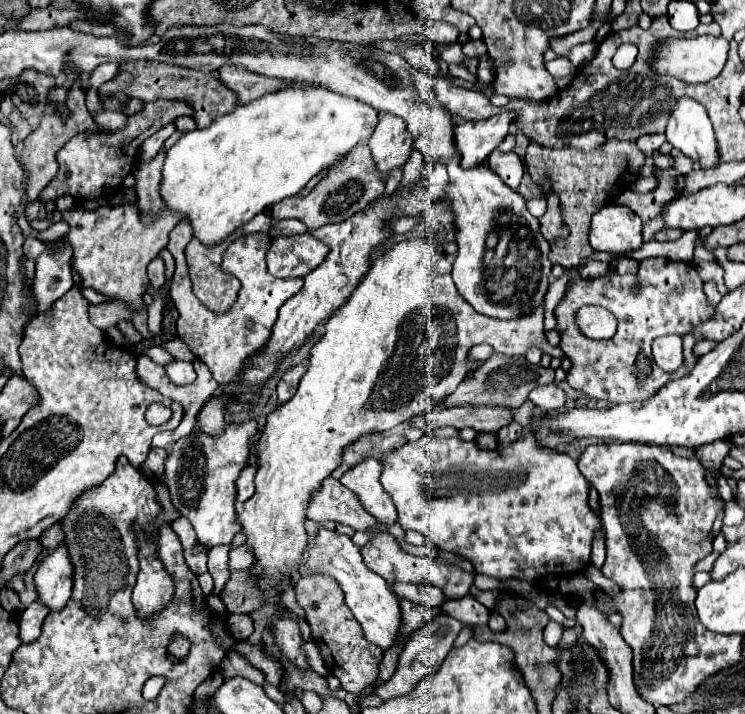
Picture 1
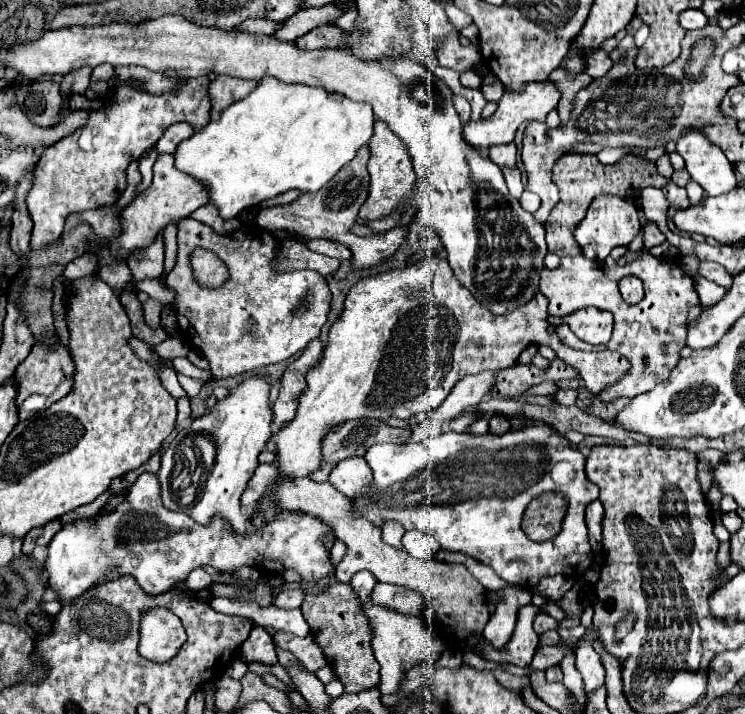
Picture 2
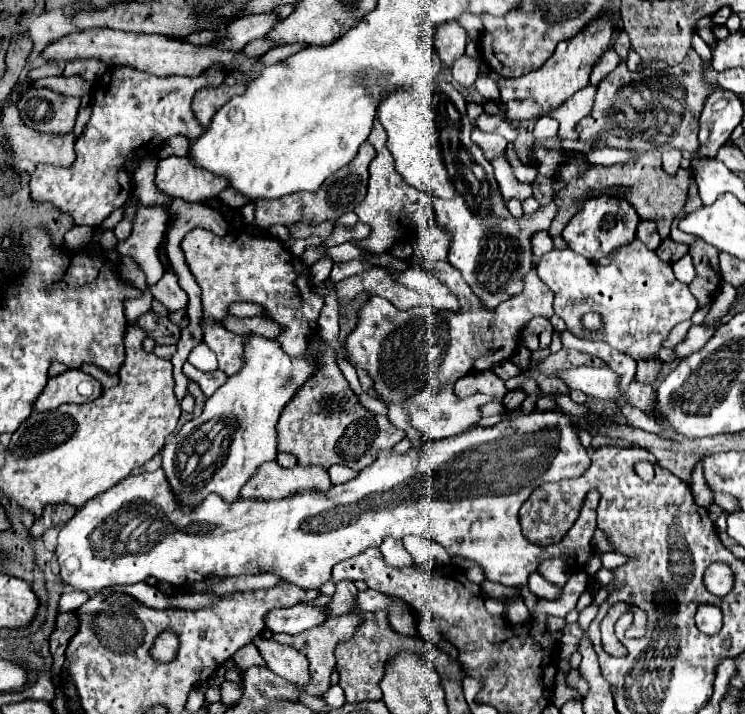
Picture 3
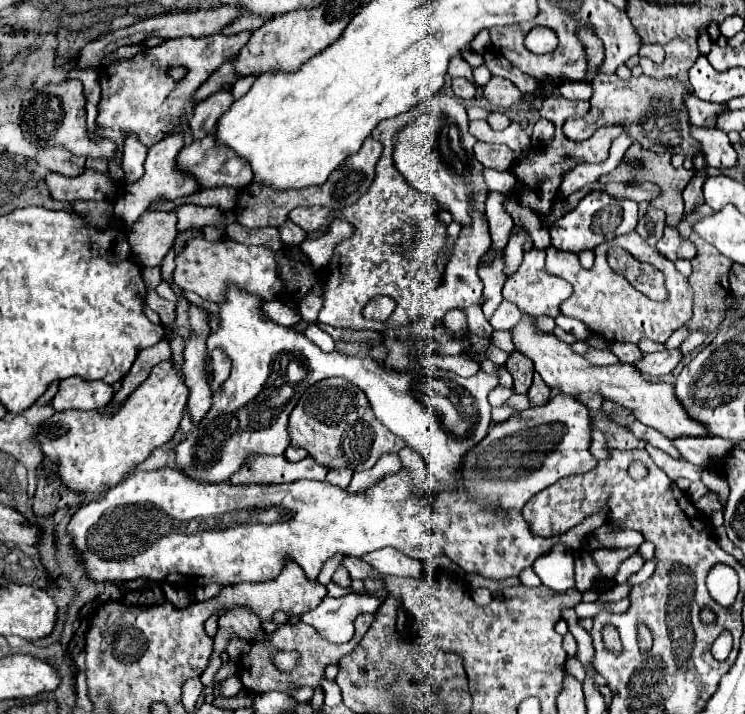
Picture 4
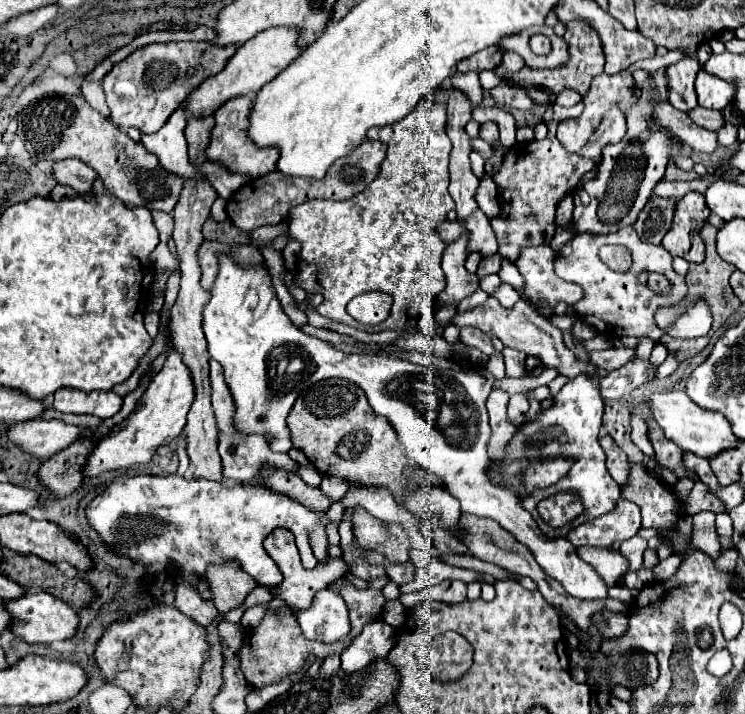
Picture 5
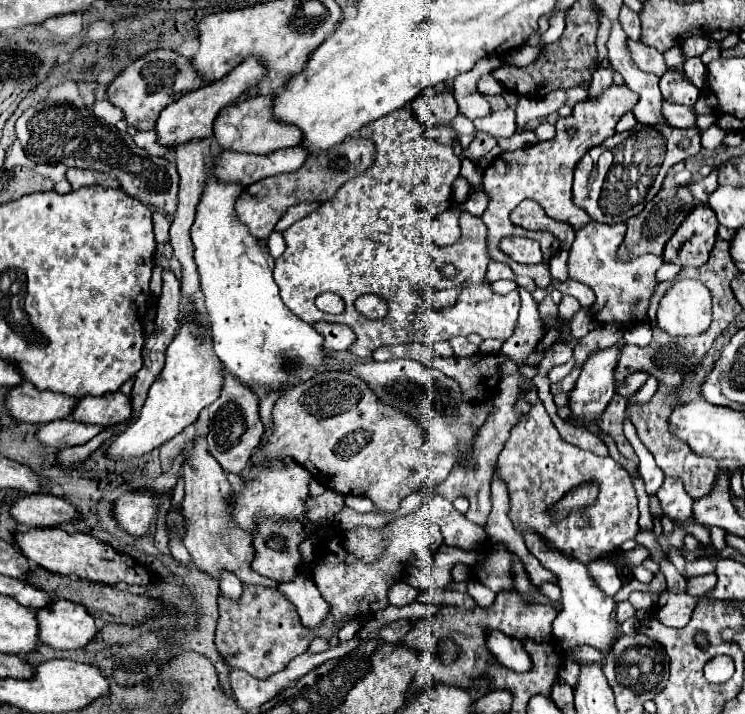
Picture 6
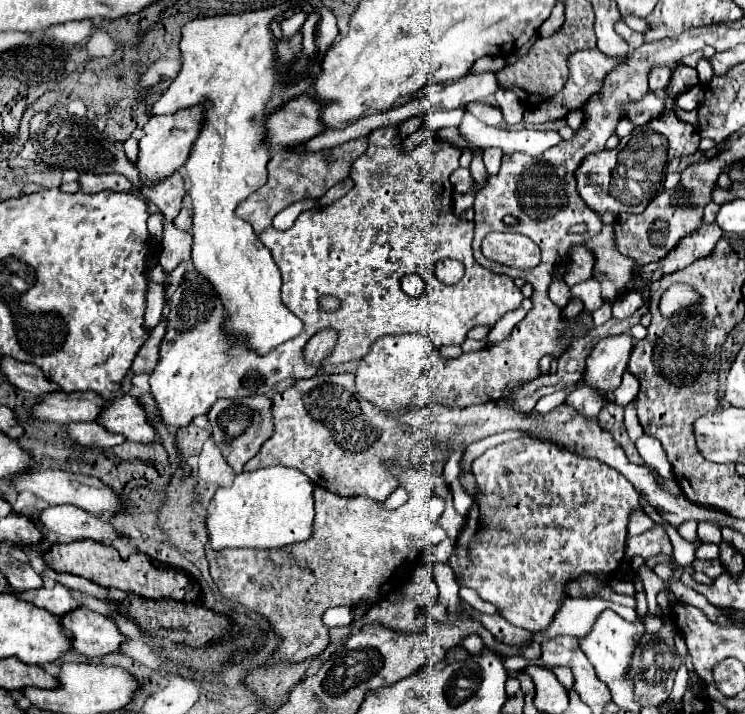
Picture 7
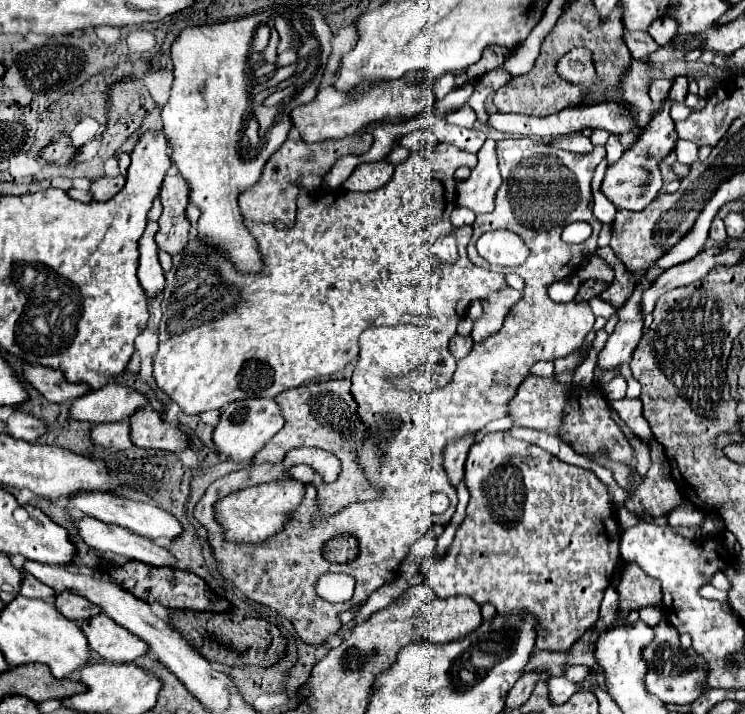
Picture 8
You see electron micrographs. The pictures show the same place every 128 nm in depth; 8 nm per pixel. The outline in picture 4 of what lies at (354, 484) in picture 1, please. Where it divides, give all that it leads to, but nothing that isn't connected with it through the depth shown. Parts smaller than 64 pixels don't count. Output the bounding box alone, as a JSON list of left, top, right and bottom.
[326,470,422,578]

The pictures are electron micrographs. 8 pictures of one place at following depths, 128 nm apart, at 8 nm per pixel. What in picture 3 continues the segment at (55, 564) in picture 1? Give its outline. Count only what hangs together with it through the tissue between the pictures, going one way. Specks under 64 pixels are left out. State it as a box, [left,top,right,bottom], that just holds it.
[56,410,598,662]

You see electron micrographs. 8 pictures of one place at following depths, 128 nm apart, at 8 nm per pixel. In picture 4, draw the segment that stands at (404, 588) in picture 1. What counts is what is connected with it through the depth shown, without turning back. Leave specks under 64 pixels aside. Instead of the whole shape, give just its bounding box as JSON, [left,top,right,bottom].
[302,594,382,644]

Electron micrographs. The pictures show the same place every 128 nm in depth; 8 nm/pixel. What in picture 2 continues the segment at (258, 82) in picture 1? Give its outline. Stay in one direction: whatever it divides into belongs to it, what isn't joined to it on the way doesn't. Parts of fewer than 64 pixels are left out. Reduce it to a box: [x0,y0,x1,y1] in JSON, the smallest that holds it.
[208,76,258,114]

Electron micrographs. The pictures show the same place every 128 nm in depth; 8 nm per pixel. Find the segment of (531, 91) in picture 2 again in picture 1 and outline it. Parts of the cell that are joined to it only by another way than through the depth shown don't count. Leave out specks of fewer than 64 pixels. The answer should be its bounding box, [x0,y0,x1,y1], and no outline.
[454,112,514,168]

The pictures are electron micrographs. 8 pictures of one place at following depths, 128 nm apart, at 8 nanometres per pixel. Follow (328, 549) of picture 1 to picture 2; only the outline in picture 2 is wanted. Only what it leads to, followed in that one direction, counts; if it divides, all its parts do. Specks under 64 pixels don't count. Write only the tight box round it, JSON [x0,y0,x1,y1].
[350,570,446,694]

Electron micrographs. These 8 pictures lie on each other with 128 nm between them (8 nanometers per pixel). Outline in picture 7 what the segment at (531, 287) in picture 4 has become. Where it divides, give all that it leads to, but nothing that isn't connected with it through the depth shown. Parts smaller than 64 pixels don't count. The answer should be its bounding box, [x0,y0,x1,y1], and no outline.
[482,232,604,312]

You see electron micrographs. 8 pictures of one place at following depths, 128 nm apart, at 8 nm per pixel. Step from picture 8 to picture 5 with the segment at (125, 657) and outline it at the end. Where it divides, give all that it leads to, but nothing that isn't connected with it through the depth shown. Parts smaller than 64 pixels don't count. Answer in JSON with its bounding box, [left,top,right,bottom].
[8,592,78,644]

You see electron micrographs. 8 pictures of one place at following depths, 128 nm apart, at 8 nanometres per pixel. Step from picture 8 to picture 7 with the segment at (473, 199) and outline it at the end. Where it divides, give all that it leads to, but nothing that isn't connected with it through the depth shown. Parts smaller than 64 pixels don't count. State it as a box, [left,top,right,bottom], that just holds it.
[450,148,502,194]

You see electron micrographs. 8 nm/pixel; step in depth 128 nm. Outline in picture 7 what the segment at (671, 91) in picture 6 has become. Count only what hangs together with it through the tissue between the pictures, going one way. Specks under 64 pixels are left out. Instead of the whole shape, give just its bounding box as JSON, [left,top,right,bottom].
[676,90,700,110]

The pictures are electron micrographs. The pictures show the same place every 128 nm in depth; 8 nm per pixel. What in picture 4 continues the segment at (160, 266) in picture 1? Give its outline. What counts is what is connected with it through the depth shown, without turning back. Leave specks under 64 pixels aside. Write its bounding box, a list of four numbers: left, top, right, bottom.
[114,132,200,288]

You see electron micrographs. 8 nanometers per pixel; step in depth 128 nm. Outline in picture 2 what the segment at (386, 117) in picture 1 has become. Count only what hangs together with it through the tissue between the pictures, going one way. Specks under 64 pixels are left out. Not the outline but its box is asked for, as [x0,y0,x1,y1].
[358,120,416,220]

